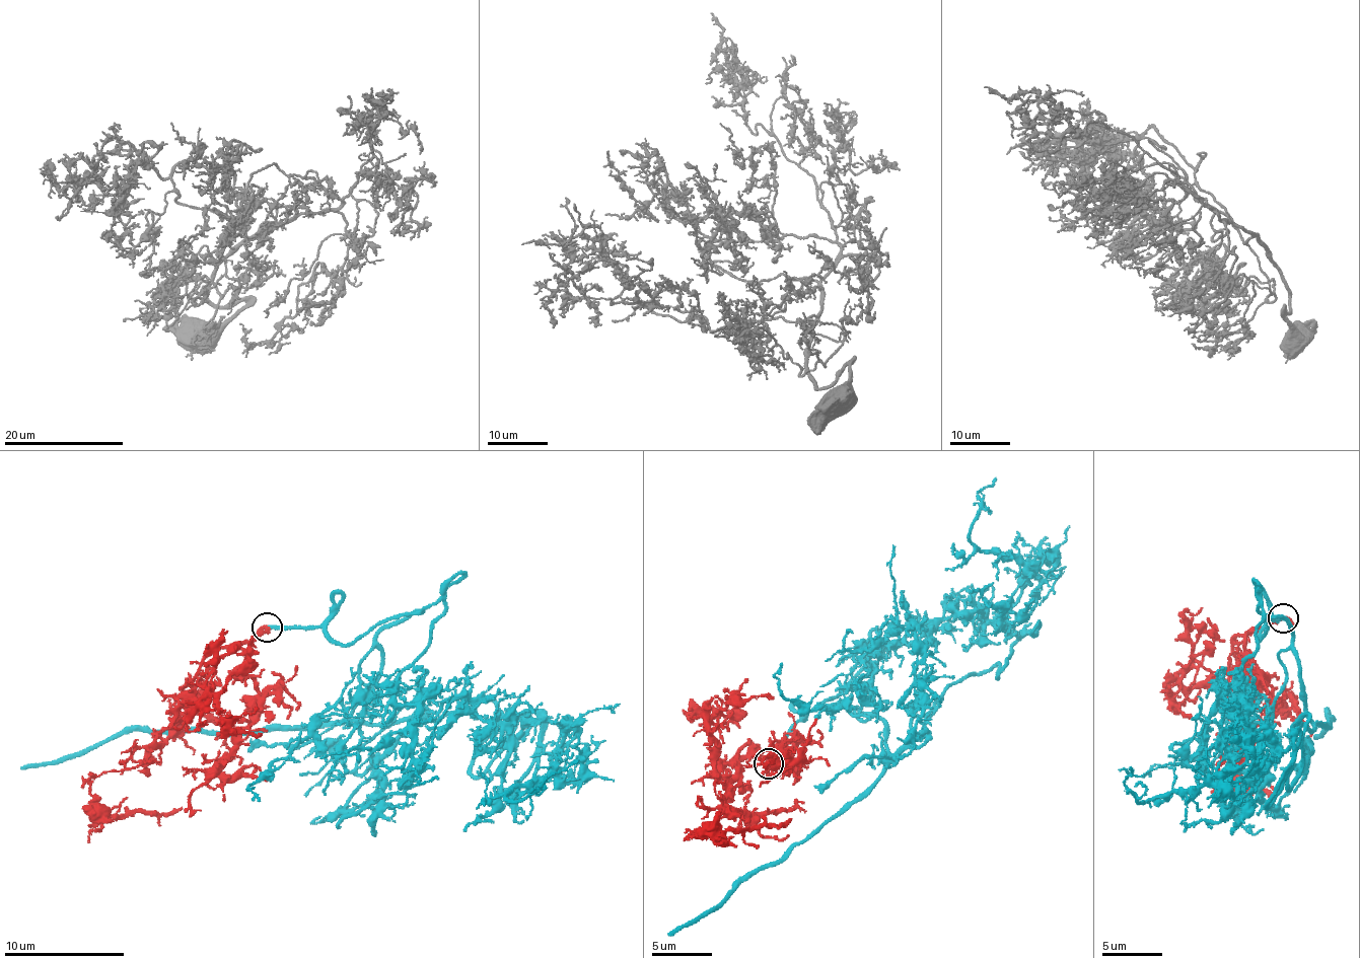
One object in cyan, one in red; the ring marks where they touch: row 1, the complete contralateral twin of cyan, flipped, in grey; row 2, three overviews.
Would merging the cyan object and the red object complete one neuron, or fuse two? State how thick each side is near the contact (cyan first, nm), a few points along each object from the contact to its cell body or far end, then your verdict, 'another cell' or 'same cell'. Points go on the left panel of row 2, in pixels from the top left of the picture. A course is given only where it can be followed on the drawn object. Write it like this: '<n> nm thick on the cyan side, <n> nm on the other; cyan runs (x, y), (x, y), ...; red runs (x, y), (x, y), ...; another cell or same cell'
280 nm thick on the cyan side, 240 nm on the other; cyan runs (267, 627), (346, 644), (441, 601), (421, 687), (488, 748), (561, 734), (505, 801), (579, 761); red runs (267, 627), (219, 650), (194, 686), (194, 705), (146, 757), (103, 770), (90, 786), (112, 815), (182, 806); same cell

